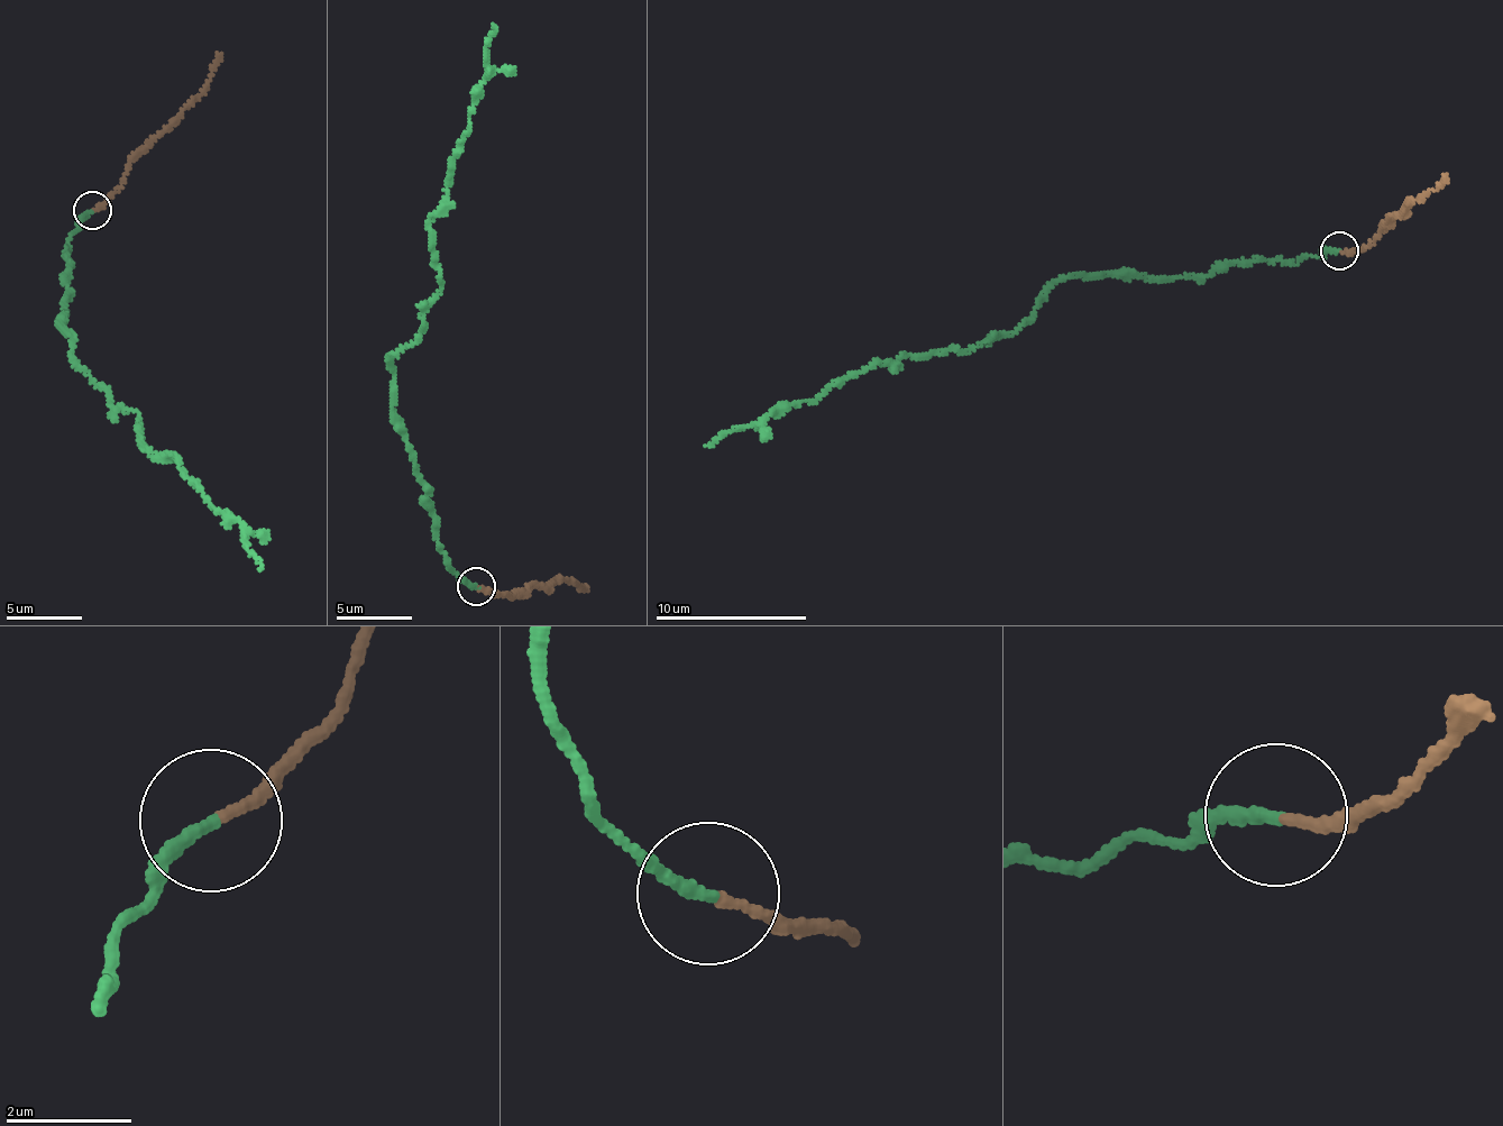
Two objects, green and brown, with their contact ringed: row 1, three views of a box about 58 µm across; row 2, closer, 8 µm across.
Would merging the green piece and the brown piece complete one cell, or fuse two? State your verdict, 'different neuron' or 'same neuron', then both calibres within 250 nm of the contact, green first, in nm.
different neuron; 200 nm thick on the green side, 140 nm on the other

